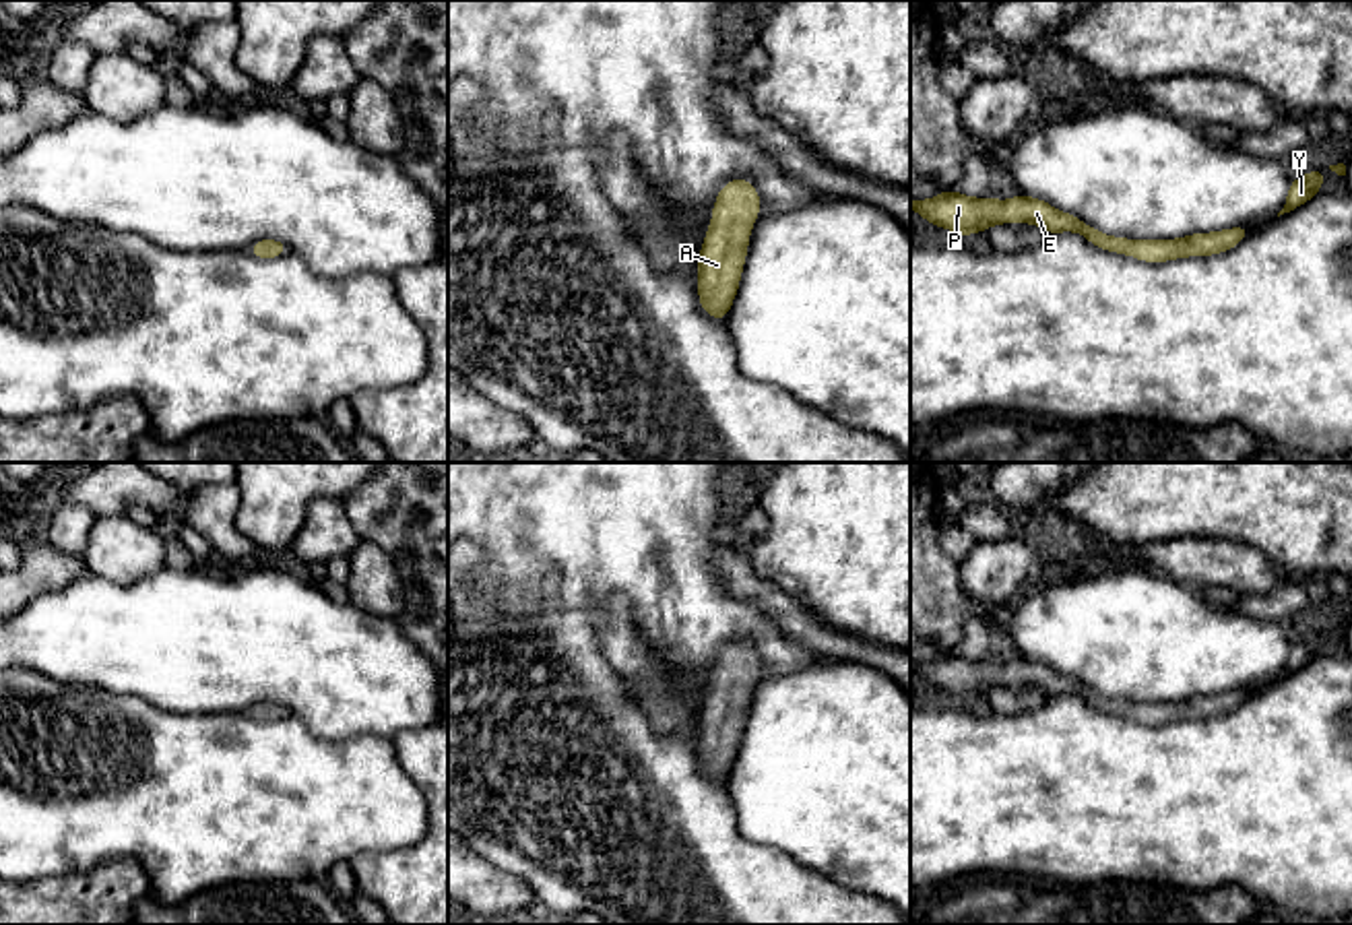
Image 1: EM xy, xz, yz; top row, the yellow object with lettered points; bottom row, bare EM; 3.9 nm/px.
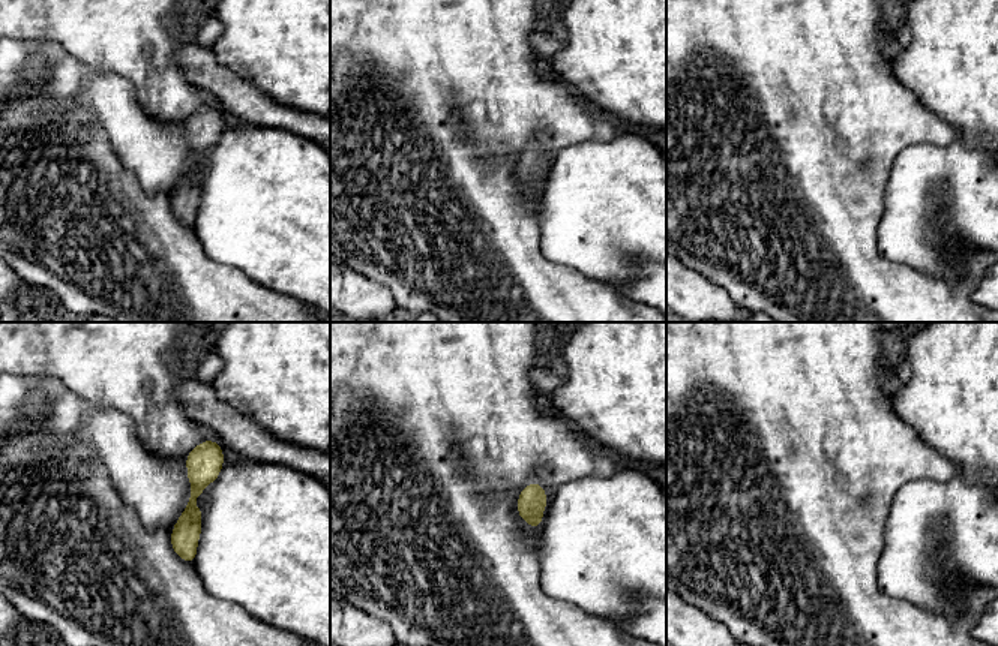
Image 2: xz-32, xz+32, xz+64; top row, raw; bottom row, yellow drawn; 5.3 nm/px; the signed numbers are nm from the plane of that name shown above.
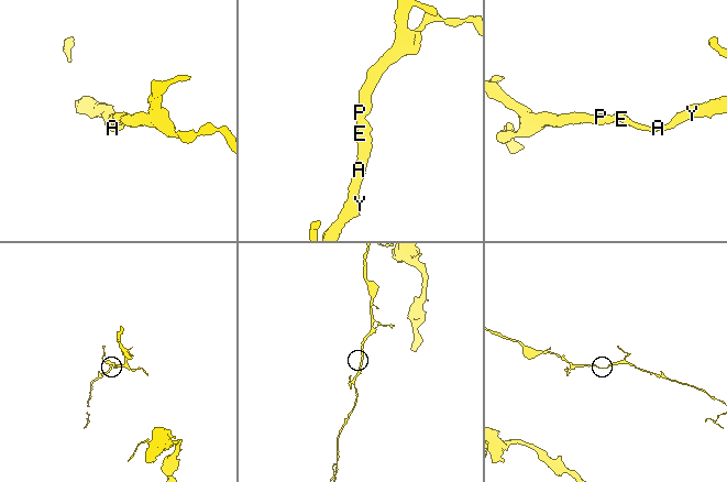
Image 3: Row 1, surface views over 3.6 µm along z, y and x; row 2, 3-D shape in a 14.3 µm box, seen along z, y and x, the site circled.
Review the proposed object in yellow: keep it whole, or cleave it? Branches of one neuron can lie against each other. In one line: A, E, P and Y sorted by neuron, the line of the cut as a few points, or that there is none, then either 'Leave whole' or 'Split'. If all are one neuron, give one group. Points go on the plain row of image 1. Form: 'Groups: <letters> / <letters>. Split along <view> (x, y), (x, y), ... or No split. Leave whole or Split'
Groups: A E P Y. No split. Leave whole

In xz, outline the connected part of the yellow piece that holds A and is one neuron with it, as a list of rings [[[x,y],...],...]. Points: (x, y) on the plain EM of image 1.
[[[743,640],[731,642],[716,659],[712,688],[698,719],[700,768],[714,783],[731,772],[760,669],[758,652]]]

